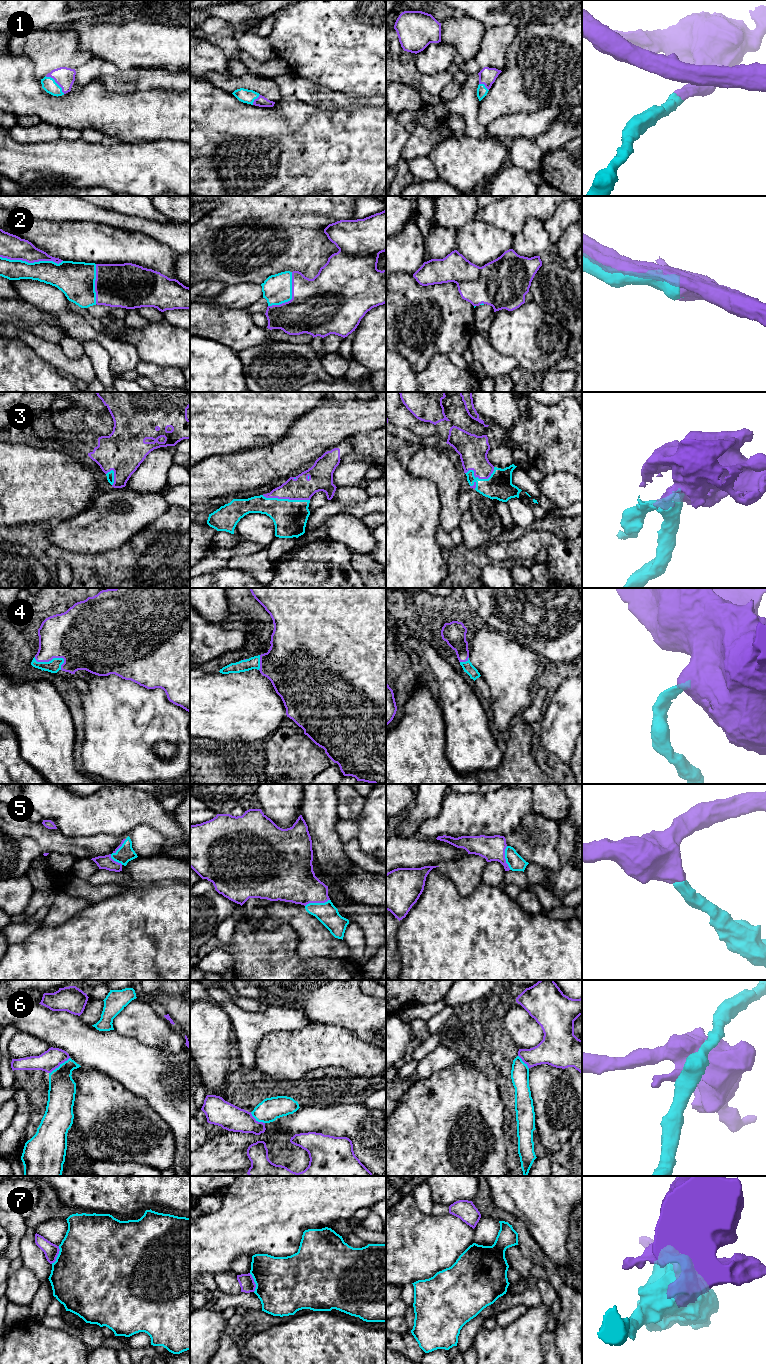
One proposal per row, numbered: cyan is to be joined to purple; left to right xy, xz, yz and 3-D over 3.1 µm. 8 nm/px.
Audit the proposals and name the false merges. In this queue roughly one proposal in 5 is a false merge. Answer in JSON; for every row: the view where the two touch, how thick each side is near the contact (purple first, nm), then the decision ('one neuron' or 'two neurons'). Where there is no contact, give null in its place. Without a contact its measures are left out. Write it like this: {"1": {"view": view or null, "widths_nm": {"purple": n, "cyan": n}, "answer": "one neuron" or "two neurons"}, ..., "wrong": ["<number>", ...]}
{"1": {"view": "xy", "widths_nm": {"purple": 160, "cyan": 110}, "answer": "one neuron"}, "2": {"view": "xy", "widths_nm": {"purple": 200, "cyan": 190}, "answer": "one neuron"}, "3": {"view": "xz", "widths_nm": {"purple": 190, "cyan": 280}, "answer": "one neuron"}, "4": {"view": "xy", "widths_nm": {"purple": 380, "cyan": 110}, "answer": "one neuron"}, "5": {"view": "xz", "widths_nm": {"purple": 340, "cyan": 170}, "answer": "one neuron"}, "6": {"view": "xy", "widths_nm": {"purple": 160, "cyan": 220}, "answer": "two neurons"}, "7": {"view": "xy", "widths_nm": {"purple": 120, "cyan": 500}, "answer": "two neurons"}, "wrong": ["6", "7"]}

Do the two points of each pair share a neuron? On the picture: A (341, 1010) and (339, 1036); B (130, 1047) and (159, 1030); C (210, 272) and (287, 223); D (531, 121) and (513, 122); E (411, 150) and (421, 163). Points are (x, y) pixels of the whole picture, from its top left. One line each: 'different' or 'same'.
A: different
B: different
C: same
D: same
E: different

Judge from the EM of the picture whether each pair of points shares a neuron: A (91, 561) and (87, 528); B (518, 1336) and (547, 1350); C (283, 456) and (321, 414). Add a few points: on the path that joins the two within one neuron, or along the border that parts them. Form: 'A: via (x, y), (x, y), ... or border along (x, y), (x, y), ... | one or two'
A: border along (113, 548), (96, 553), (67, 551) | two
B: border along (546, 1330), (540, 1336), (540, 1349), (543, 1353) | two
C: via (293, 446), (315, 424) | one

